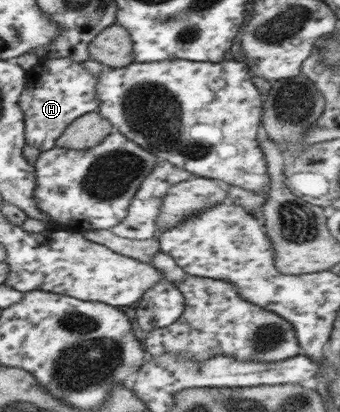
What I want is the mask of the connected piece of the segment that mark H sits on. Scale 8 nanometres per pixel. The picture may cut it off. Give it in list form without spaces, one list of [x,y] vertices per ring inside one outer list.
[[[71,58],[40,60],[26,74],[27,81],[19,98],[25,122],[25,144],[39,148],[41,152],[56,147],[56,141],[73,120],[96,111],[101,103],[95,94],[97,75],[90,74],[81,62]]]

